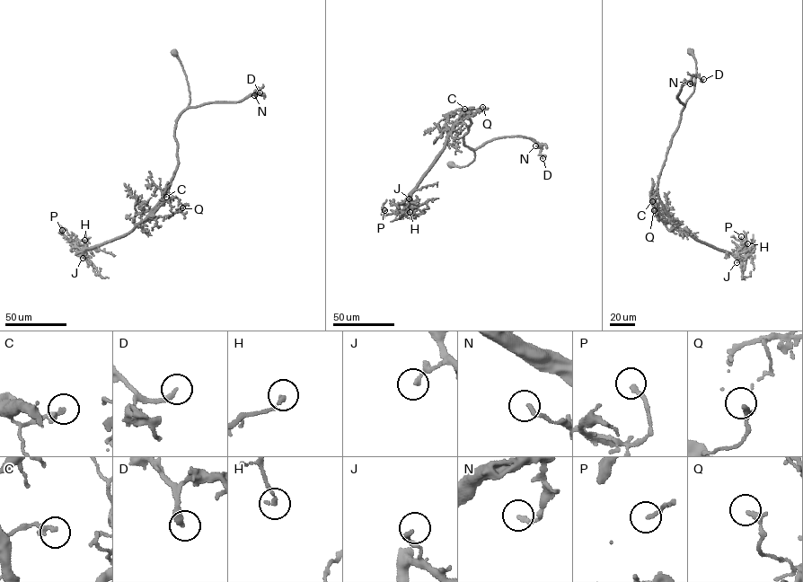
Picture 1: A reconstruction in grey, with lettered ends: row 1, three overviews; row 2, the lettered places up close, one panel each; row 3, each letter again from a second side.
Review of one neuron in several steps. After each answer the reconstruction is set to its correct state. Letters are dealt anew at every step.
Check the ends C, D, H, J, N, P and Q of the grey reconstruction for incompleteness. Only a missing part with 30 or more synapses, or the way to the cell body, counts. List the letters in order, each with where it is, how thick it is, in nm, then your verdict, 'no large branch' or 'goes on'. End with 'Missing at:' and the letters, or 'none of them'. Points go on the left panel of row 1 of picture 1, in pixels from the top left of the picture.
C: at (166, 197); 280 nm thick; no large branch
D: at (260, 92); 280 nm thick; no large branch
H: at (84, 240); 190 nm thick; no large branch
J: at (83, 258); 200 nm thick; no large branch
N: at (254, 95); 190 nm thick; no large branch
P: at (62, 230); 200 nm thick; no large branch
Q: at (182, 207); 280 nm thick; no large branch
Missing at: none of them

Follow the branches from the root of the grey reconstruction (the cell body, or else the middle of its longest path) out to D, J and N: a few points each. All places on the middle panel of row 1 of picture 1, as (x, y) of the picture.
D: (450, 164), (467, 165), (474, 160), (473, 150), (506, 136), (530, 137), (541, 147), (542, 158)
J: (450, 164), (462, 167), (474, 160), (473, 151), (463, 140), (472, 122), (466, 115), (409, 198)
N: (450, 164), (467, 165), (474, 160), (473, 150), (498, 138), (530, 137), (539, 145), (535, 145)

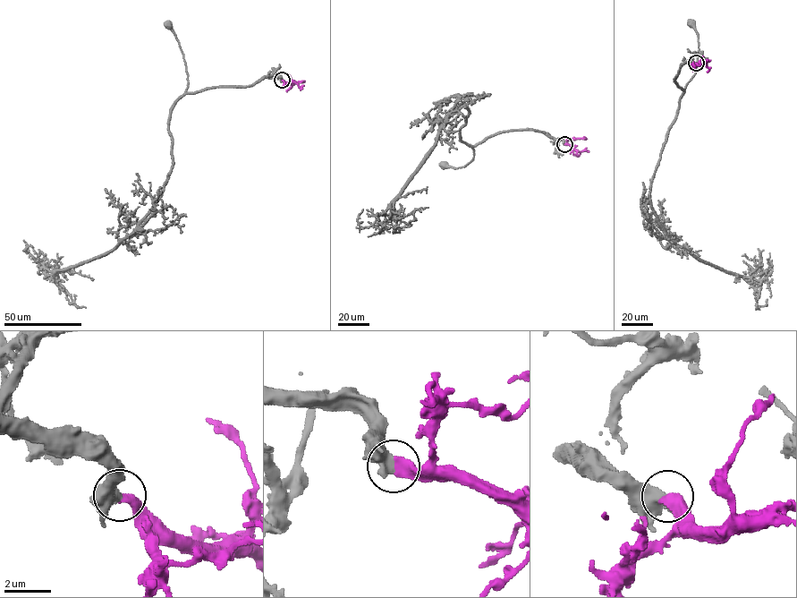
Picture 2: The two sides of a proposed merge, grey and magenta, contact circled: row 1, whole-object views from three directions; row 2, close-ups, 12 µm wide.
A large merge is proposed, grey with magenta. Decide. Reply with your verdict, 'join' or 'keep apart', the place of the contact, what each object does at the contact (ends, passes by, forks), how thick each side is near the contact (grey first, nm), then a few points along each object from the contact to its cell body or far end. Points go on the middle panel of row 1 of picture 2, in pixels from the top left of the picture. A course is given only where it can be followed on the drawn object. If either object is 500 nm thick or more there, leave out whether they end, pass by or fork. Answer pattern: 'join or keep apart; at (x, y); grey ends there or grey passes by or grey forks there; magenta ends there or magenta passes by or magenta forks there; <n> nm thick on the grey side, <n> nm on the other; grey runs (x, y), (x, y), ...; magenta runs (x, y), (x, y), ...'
join; at (564, 144); 600 nm thick on the grey side, 480 nm on the other; grey runs (564, 143), (541, 132), (510, 130), (476, 144), (472, 148), (473, 159), (465, 166), (444, 166); magenta runs (564, 143), (568, 140), (587, 139)

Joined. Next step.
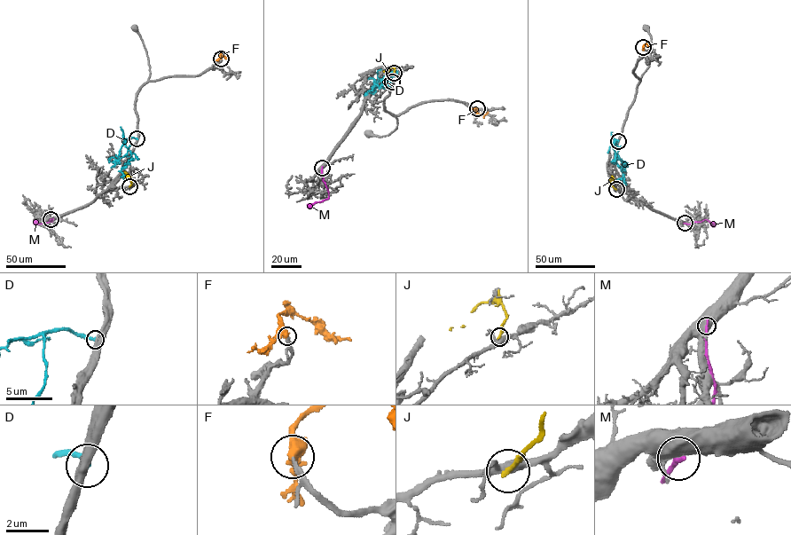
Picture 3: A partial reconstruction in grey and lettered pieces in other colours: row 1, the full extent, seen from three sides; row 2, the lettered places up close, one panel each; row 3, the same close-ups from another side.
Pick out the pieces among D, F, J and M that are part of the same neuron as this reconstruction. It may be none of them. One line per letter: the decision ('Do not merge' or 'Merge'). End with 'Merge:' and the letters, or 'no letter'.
D: Do not merge
F: Merge
J: Do not merge
M: Do not merge
Merge: F

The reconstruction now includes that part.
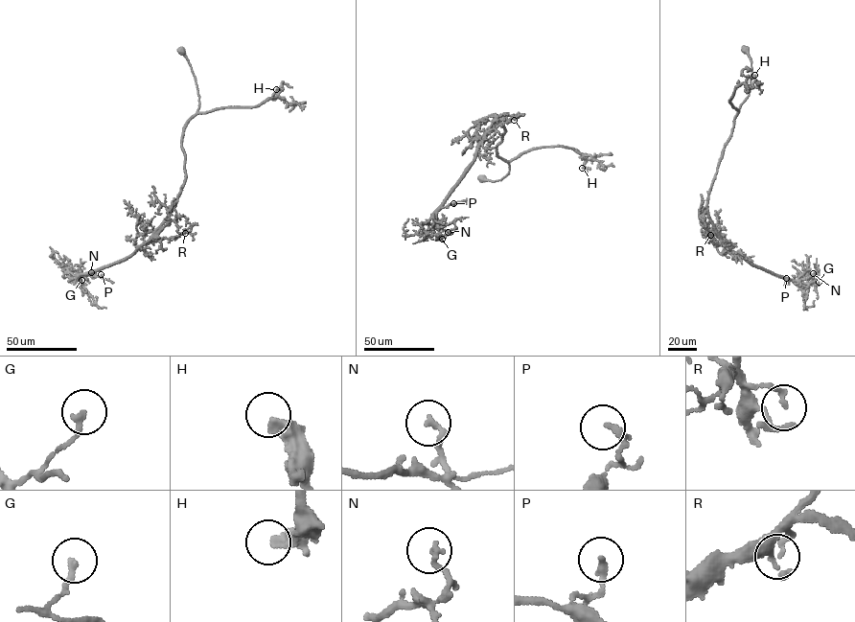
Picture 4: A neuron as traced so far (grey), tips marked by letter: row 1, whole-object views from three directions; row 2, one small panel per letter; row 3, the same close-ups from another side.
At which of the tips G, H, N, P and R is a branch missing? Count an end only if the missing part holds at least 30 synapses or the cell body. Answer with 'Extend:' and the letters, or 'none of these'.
Extend: H

